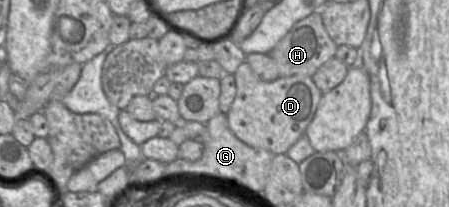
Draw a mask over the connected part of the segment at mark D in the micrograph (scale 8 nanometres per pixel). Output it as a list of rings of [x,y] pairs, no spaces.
[[[243,62],[234,73],[236,96],[226,117],[230,130],[246,145],[273,155],[286,154],[304,134],[314,118],[323,93],[308,76],[280,77],[271,82],[260,80],[250,65]]]

